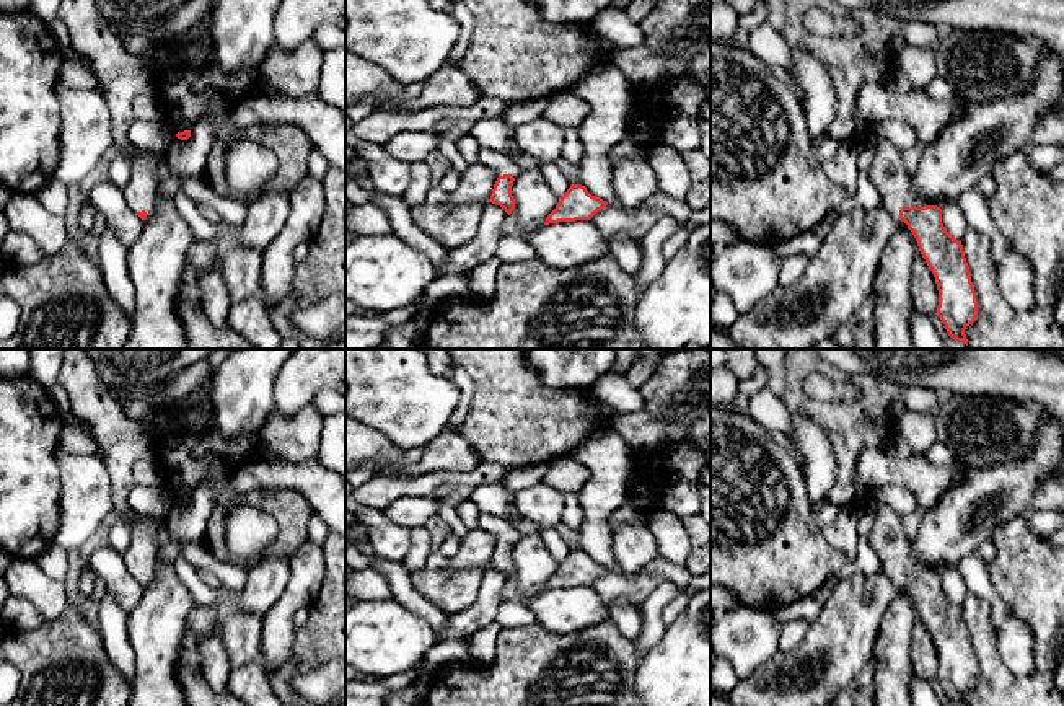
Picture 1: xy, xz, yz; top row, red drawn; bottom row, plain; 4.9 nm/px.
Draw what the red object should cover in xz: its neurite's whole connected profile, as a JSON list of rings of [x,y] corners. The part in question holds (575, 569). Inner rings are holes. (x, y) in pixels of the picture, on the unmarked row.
[[[570,549],[567,558],[559,563],[556,574],[547,580],[544,590],[559,587],[590,585],[608,567],[591,561],[585,551]]]

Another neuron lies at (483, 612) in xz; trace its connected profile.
[[[484,569],[477,600],[458,611],[448,613],[446,626],[437,634],[437,641],[464,639],[481,631],[497,618],[502,602],[502,589],[508,579],[497,569]]]

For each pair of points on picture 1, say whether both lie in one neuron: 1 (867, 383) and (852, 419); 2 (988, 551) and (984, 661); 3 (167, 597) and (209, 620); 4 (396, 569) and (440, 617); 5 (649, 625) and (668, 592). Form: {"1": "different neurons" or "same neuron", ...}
{"1": "same neuron", "2": "different neurons", "3": "different neurons", "4": "same neuron", "5": "same neuron"}

